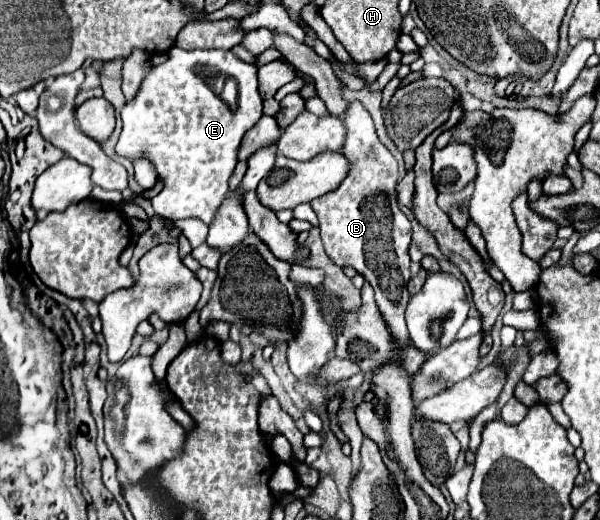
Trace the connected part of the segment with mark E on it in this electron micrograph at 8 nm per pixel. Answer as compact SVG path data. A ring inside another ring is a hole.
M173 47L169 51L169 59L157 67L151 69L151 73L145 75L143 85L133 101L127 101L127 105L121 109L123 119L123 131L119 137L119 143L115 145L115 151L123 157L135 159L135 157L149 157L159 179L165 183L163 191L153 197L153 209L159 217L177 221L187 217L199 217L207 225L211 223L215 209L221 205L229 191L229 177L237 165L237 149L243 139L243 135L259 121L263 115L263 99L257 91L257 67L249 65L241 59L237 59L231 51L223 49L195 49L185 51L179 47ZM223 79L235 79L239 87L239 99L237 105L227 105L221 95L215 89L215 81Z

